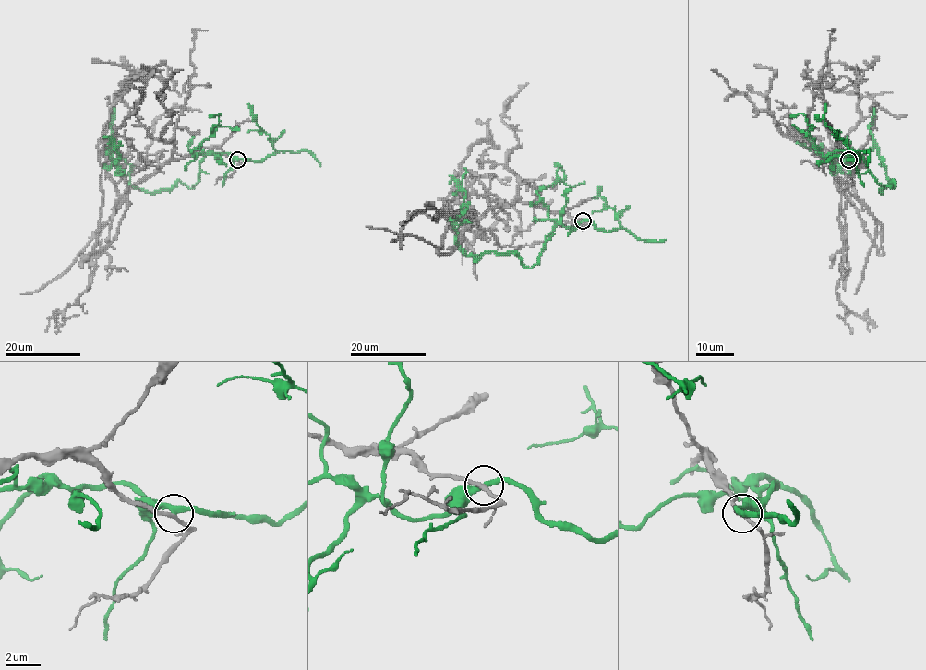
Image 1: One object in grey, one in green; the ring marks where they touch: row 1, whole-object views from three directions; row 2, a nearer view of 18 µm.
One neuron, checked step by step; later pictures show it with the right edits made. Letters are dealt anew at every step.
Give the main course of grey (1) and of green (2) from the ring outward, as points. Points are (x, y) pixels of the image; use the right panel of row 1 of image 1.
1: (848, 160), (840, 148), (829, 160), (856, 195), (824, 125), (822, 80), (828, 74), (839, 90), (875, 64)
2: (848, 160), (859, 154), (881, 185), (895, 185), (879, 192), (889, 184), (876, 147), (836, 163), (803, 137)

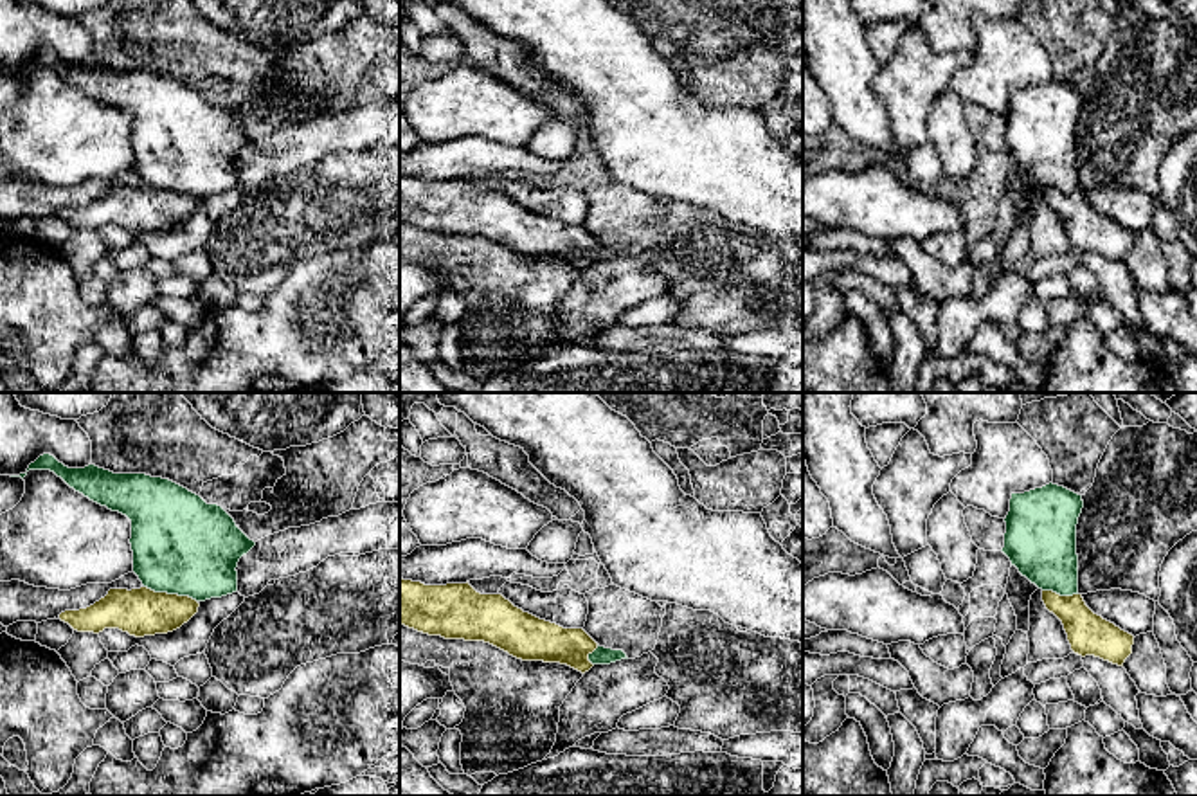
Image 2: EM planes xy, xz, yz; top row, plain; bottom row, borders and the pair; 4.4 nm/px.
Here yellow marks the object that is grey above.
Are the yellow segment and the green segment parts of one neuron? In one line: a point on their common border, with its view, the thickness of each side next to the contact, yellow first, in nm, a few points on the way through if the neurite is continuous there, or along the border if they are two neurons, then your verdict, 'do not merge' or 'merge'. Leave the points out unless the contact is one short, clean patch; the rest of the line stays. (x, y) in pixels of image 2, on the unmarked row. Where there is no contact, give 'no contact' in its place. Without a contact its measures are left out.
xy (171, 191) | 220/440 nm | along xy (144, 182), (155, 188), (188, 191), (197, 198) | do not merge

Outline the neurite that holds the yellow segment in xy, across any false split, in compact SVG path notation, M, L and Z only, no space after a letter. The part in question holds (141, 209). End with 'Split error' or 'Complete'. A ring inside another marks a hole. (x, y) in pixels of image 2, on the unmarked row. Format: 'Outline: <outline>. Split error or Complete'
Outline: M110 185L104 194L79 207L65 207L59 216L77 229L99 231L119 225L135 234L167 231L187 220L200 200L189 193L140 185Z. Complete

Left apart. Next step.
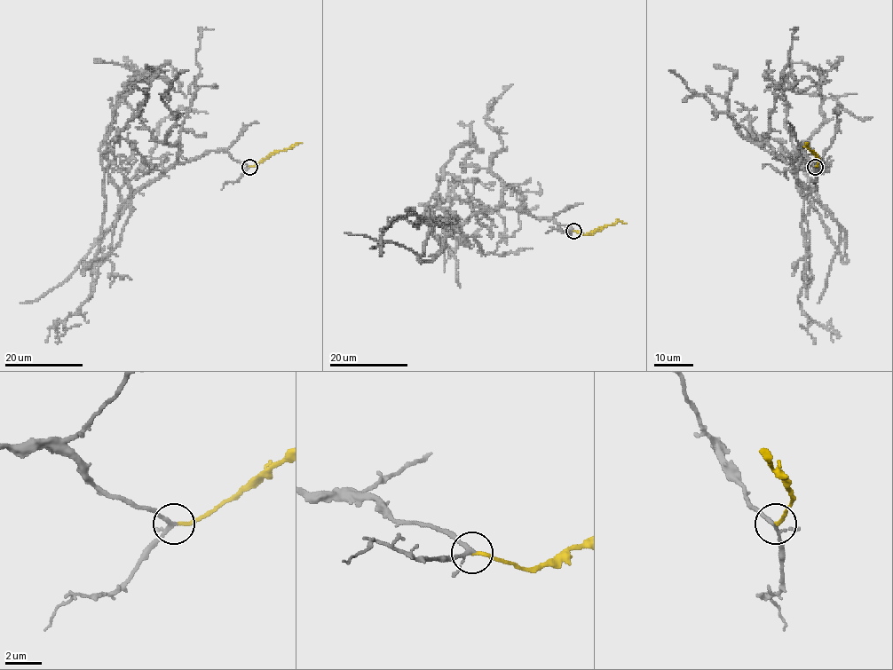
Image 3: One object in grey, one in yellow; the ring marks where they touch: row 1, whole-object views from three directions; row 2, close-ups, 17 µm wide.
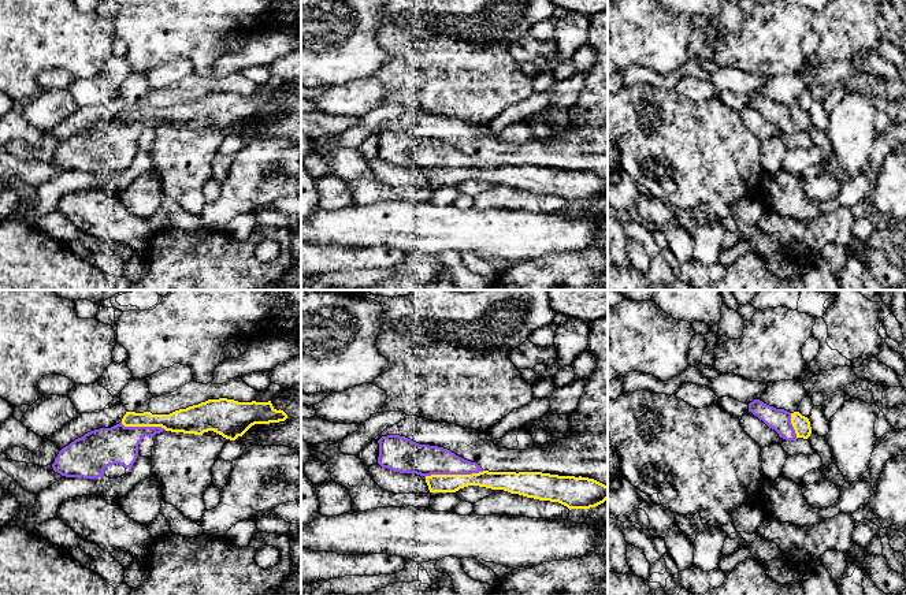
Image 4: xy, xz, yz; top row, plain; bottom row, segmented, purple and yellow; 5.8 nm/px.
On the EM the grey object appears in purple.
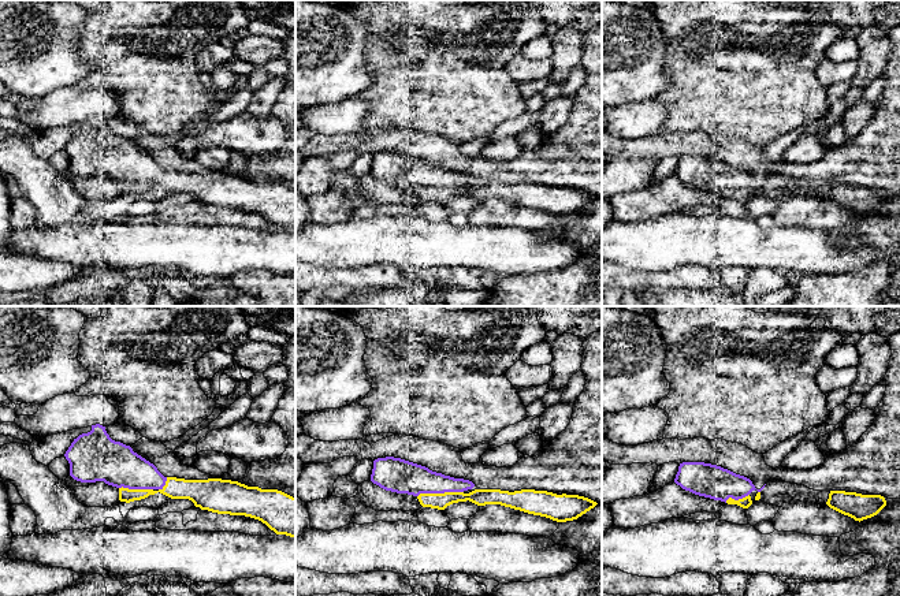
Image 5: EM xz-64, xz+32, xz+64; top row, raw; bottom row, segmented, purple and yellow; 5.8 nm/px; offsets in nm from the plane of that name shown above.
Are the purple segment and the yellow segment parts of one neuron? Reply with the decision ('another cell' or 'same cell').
same cell

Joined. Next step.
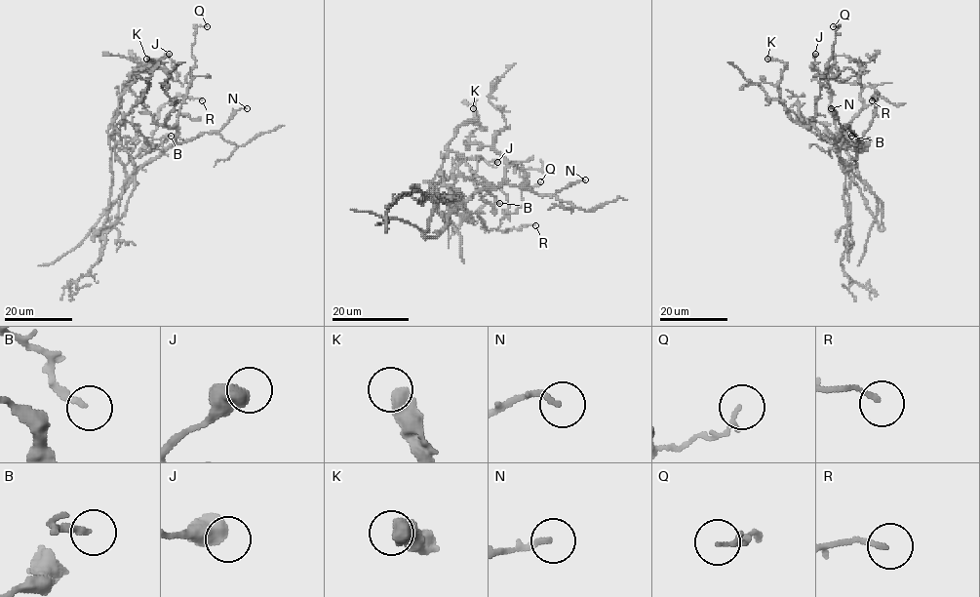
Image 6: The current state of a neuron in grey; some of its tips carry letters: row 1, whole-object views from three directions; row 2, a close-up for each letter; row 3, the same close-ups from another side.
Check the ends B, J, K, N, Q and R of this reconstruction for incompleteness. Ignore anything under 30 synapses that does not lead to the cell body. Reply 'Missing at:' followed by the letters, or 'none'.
Missing at: none

